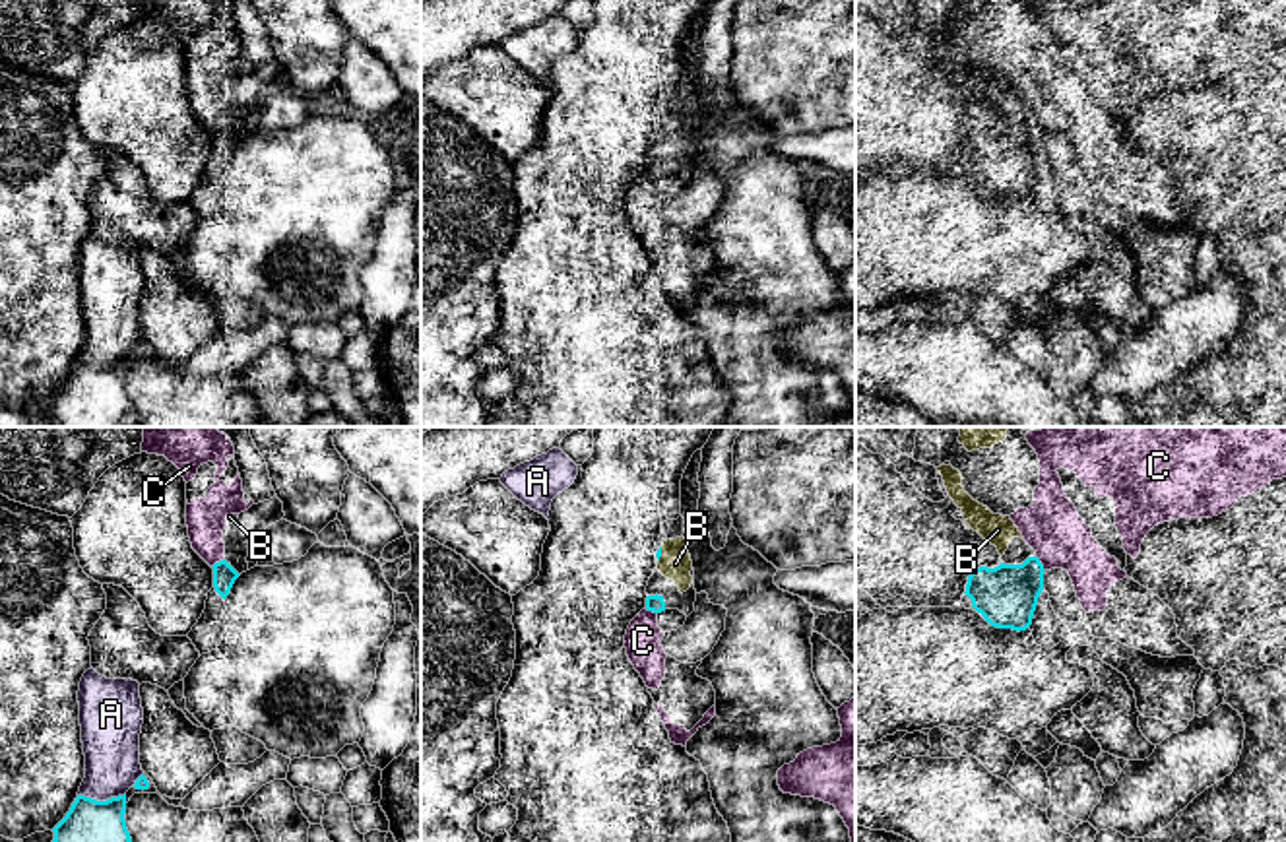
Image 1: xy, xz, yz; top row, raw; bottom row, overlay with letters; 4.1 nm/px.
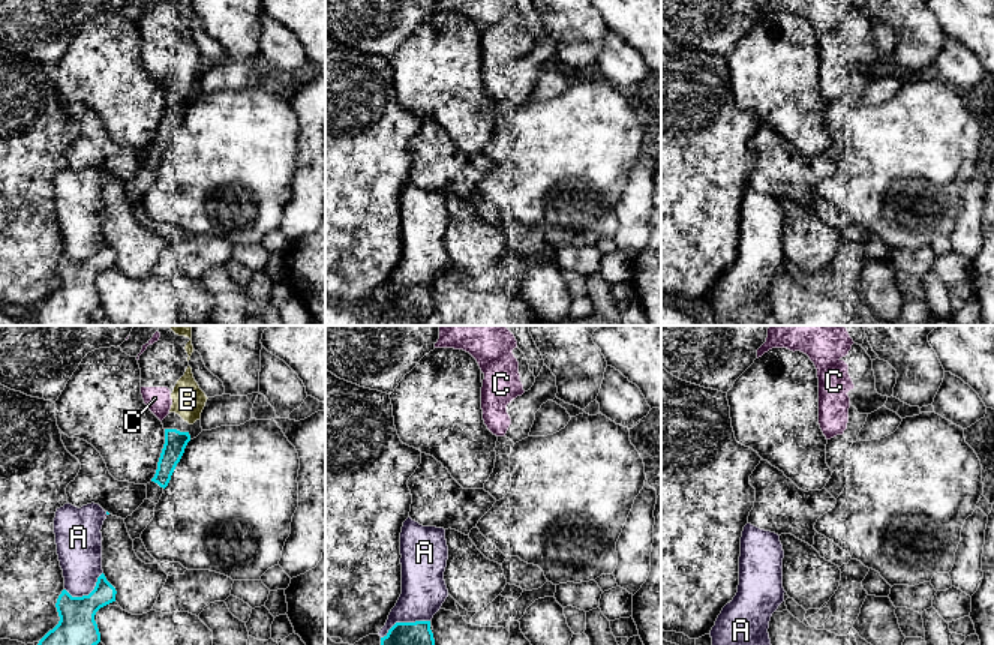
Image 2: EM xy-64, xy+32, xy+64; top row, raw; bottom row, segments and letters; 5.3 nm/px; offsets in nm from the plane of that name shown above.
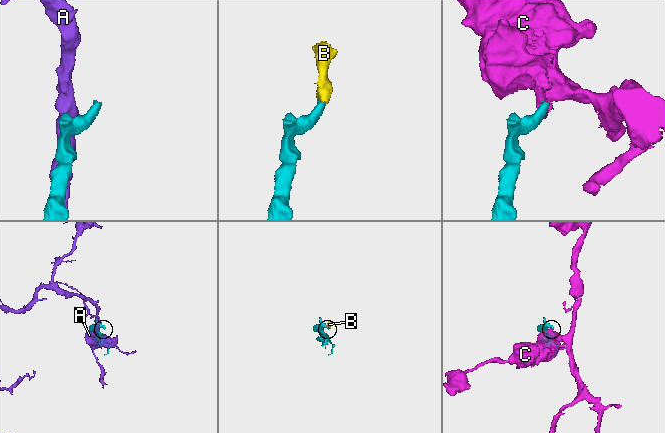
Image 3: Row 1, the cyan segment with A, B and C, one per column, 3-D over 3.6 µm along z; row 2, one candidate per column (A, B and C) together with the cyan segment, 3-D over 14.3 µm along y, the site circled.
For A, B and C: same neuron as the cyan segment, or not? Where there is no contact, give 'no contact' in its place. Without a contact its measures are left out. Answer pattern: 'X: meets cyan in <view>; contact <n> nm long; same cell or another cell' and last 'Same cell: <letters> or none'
A: meets cyan in xy; contact 200 nm long; another cell
B: meets cyan in xz; contact 70 nm long; same cell
C: meets cyan in yz; contact 80 nm long; another cell
Same cell: B

